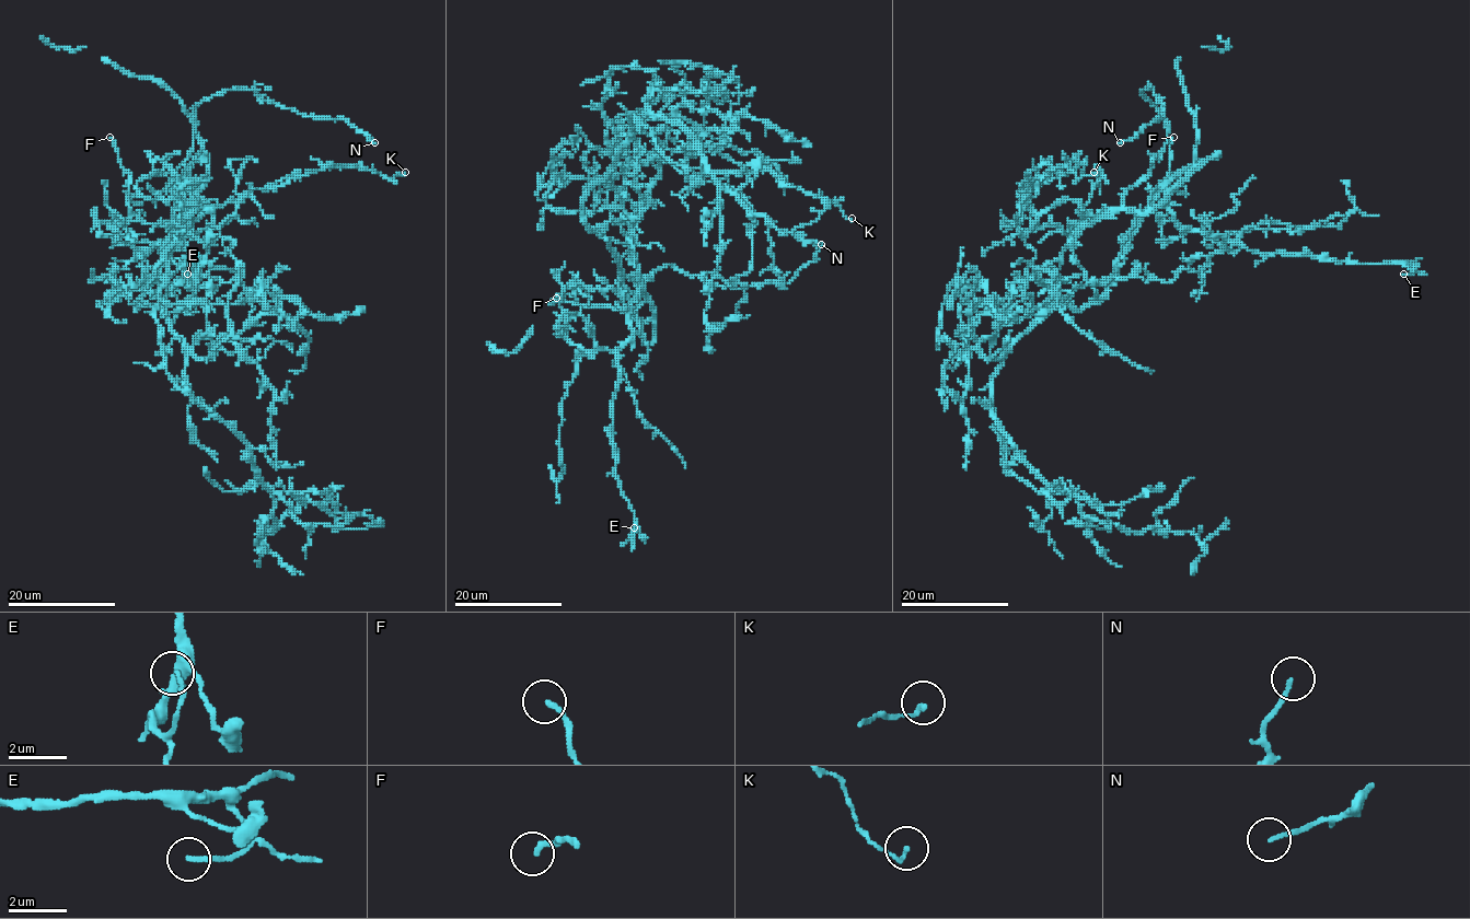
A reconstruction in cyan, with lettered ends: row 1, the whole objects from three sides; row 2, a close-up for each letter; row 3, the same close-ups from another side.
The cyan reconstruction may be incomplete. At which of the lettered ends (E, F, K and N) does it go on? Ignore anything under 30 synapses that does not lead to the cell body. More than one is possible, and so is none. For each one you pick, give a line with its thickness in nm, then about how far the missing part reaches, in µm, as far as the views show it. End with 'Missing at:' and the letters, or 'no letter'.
Missing at: no letter

